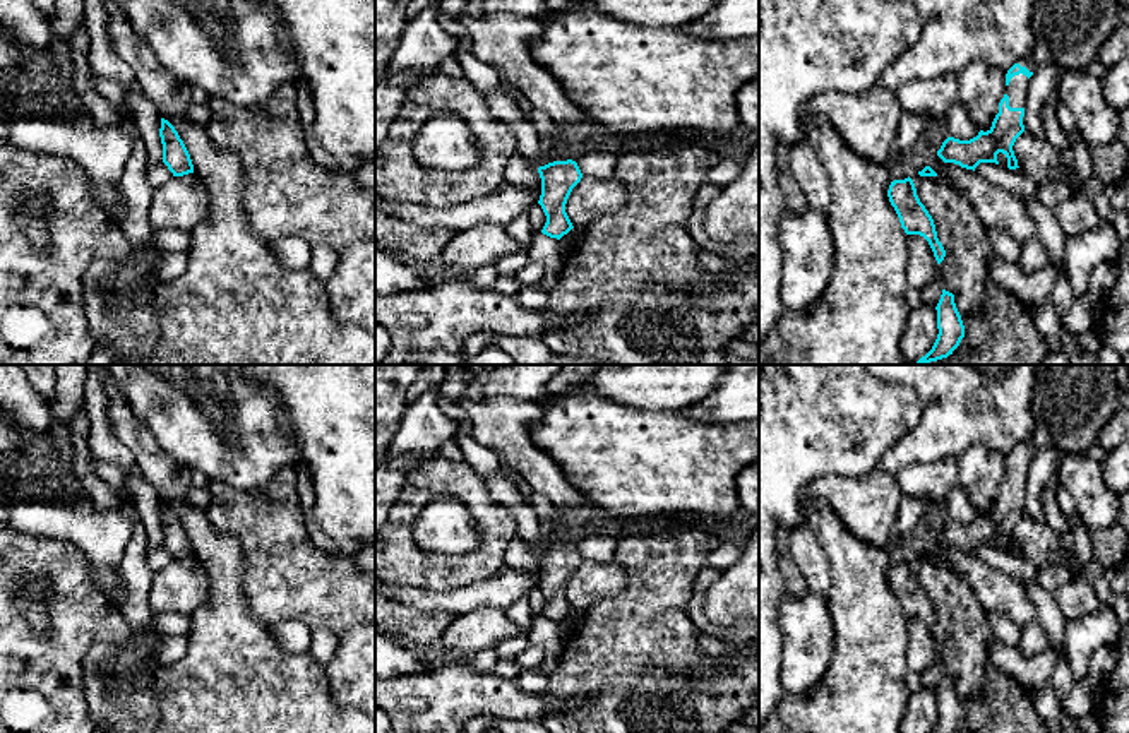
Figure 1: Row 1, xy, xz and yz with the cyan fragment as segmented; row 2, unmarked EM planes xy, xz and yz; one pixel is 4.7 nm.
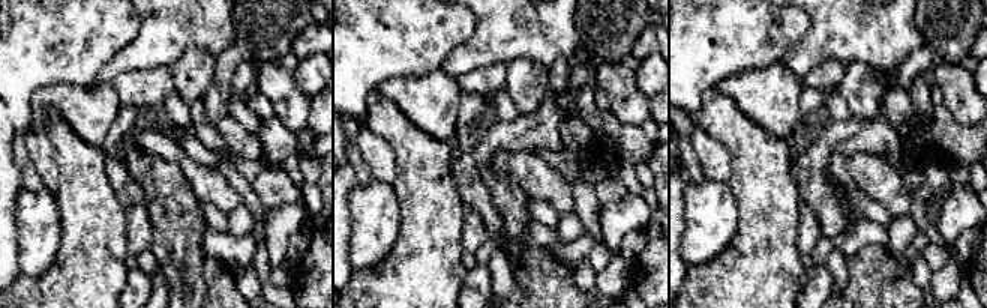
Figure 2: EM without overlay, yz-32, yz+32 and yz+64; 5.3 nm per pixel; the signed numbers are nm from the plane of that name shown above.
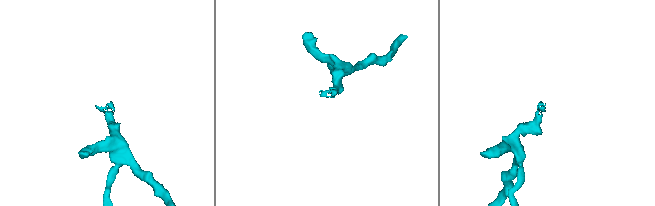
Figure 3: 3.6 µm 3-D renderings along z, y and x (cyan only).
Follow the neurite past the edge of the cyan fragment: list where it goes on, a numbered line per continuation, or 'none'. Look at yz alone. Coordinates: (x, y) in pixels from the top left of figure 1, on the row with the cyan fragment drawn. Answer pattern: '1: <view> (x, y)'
1: yz (1016, 89)

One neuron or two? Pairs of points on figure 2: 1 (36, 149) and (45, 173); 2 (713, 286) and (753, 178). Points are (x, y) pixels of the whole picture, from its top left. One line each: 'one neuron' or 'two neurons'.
1: one neuron
2: one neuron

